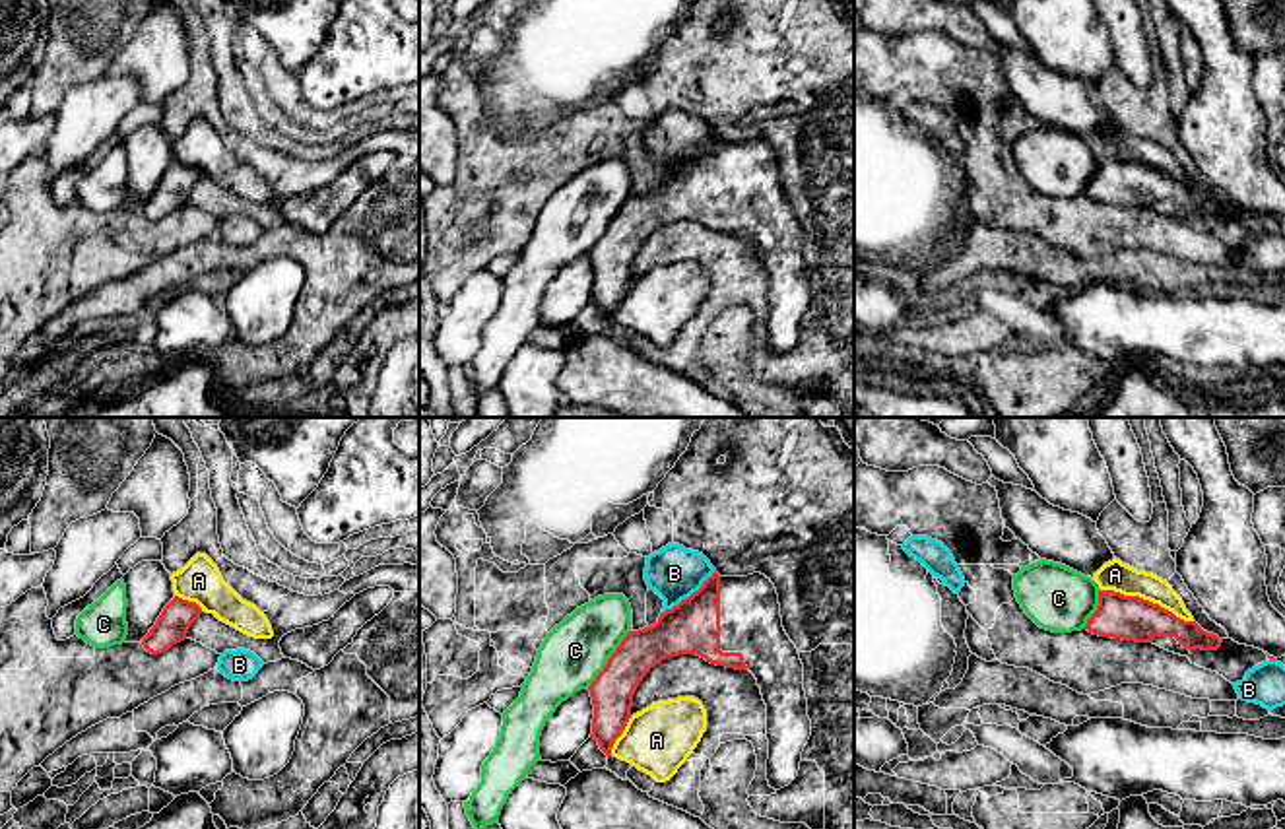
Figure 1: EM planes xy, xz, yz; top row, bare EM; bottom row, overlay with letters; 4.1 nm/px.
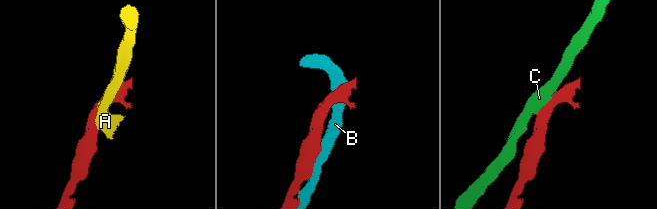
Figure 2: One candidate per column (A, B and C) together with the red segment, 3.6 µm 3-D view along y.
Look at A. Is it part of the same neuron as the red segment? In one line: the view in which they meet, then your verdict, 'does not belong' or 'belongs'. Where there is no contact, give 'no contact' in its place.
yz | belongs

